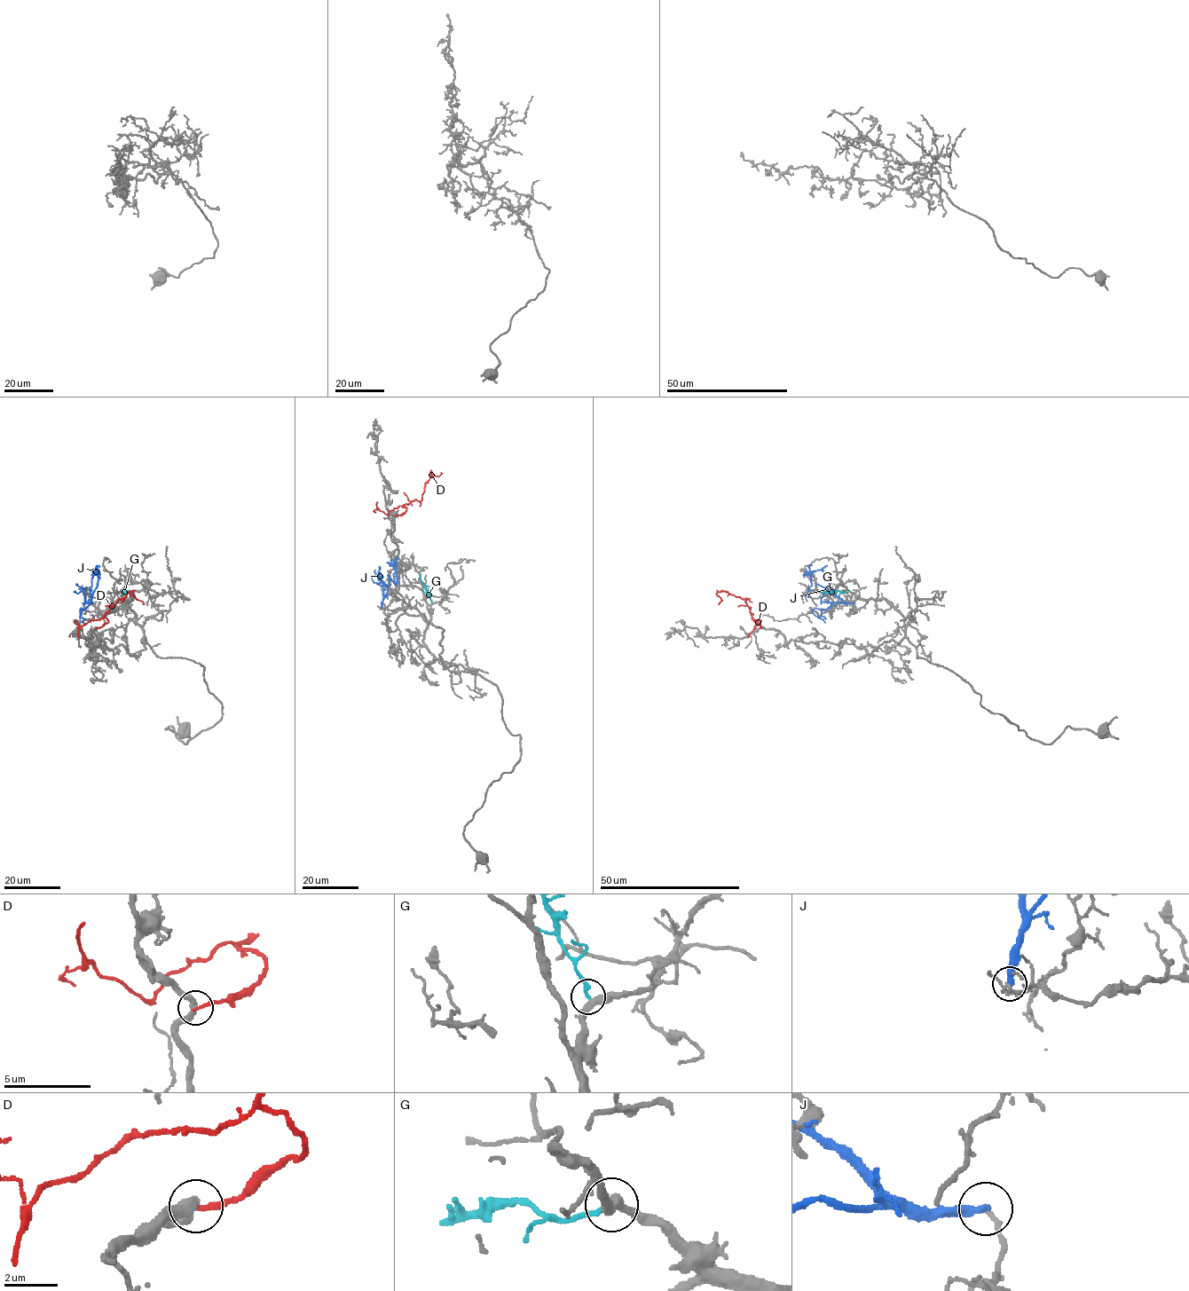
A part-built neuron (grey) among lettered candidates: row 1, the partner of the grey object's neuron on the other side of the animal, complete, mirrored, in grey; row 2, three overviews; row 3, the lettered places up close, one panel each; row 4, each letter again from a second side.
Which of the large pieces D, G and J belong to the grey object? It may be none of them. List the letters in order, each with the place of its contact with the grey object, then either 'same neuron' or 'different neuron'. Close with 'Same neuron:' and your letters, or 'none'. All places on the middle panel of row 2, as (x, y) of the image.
D: (395, 515) | different neuron
G: (431, 602) | different neuron
J: (381, 608) | different neuron
Same neuron: none

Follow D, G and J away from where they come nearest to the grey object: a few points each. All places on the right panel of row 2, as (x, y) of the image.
D: (761, 627), (752, 618), (746, 598), (718, 591), (717, 594), (722, 601), (718, 604)
G: (848, 591), (819, 591)
J: (854, 602), (822, 602), (830, 580), (820, 570), (810, 574), (812, 585), (808, 597)

